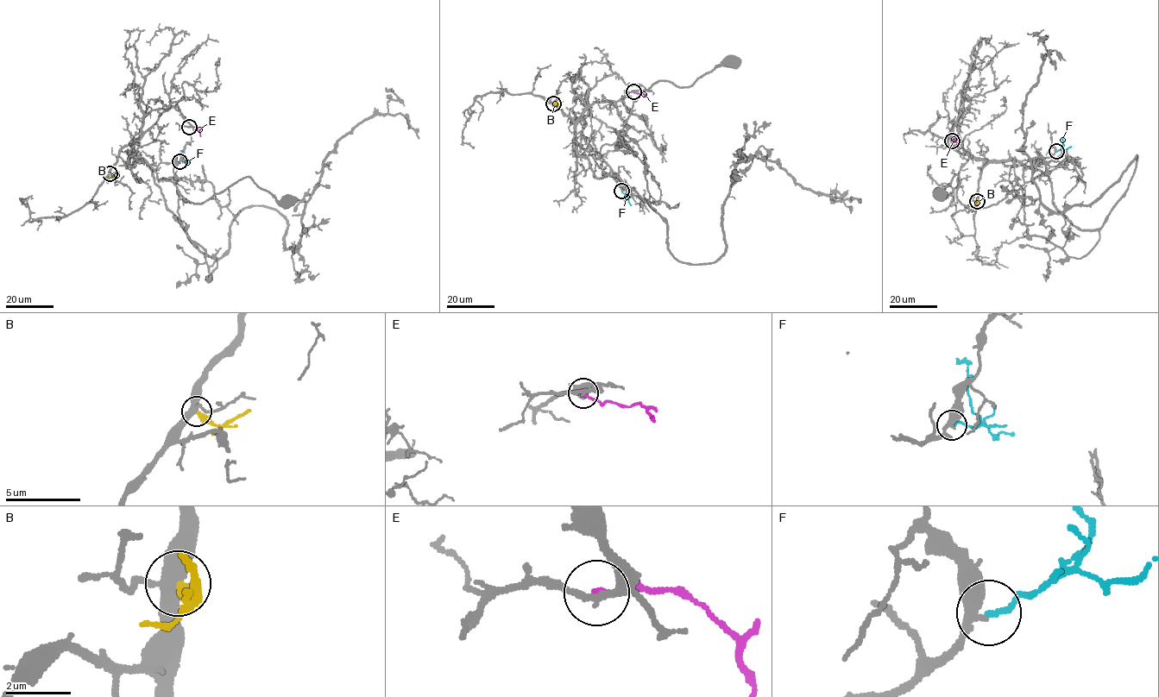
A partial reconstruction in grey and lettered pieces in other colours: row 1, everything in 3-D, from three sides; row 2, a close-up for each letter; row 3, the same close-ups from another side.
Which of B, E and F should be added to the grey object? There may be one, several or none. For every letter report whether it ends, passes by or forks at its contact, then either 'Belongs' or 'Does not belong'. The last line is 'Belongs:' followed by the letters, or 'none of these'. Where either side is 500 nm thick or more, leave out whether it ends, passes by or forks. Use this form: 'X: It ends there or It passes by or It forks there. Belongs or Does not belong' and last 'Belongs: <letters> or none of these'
B: It ends there. Does not belong
E: It ends there. Does not belong
F: It ends there. Belongs
Belongs: F

